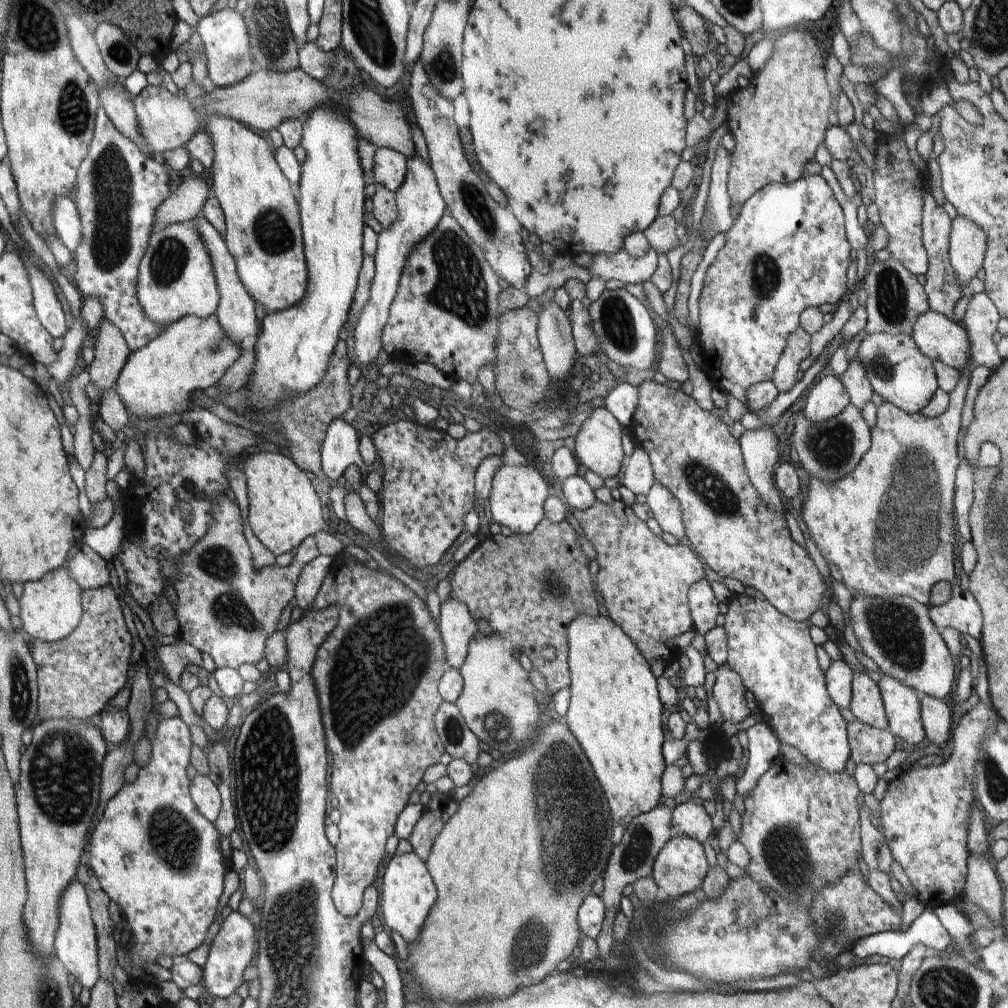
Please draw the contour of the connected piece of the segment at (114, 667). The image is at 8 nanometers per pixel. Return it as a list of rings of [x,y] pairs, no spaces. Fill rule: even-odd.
[[[111,584],[82,590],[82,618],[76,630],[58,642],[33,639],[30,654],[37,674],[39,697],[37,707],[42,721],[58,718],[84,720],[100,715],[110,699],[127,683],[132,636],[124,622],[122,602]]]

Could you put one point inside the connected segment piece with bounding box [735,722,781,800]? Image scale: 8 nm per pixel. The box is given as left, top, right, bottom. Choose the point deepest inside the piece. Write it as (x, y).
(763, 747)

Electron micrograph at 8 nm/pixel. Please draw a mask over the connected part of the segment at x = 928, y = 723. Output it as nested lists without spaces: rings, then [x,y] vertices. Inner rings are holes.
[[[916,691],[920,698],[920,710],[925,743],[944,747],[950,736],[952,728],[952,707],[939,698],[926,696],[922,692]]]

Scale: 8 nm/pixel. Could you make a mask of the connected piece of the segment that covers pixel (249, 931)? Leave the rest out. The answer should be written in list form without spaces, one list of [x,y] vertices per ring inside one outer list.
[[[232,911],[224,920],[219,932],[213,938],[207,962],[203,967],[204,986],[205,990],[208,990],[209,1001],[232,996],[236,988],[244,982],[244,970],[250,966],[257,950],[254,932],[256,932],[254,924],[239,911]]]

